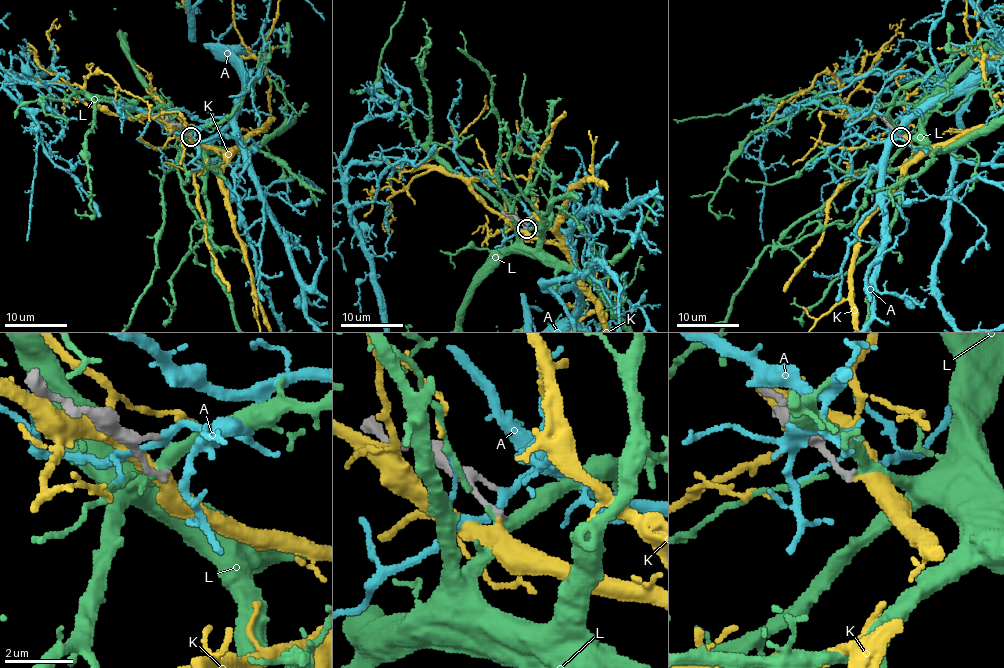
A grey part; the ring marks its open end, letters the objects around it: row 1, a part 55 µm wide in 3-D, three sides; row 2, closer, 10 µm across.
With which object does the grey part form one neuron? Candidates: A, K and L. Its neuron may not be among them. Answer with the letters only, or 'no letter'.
no letter

